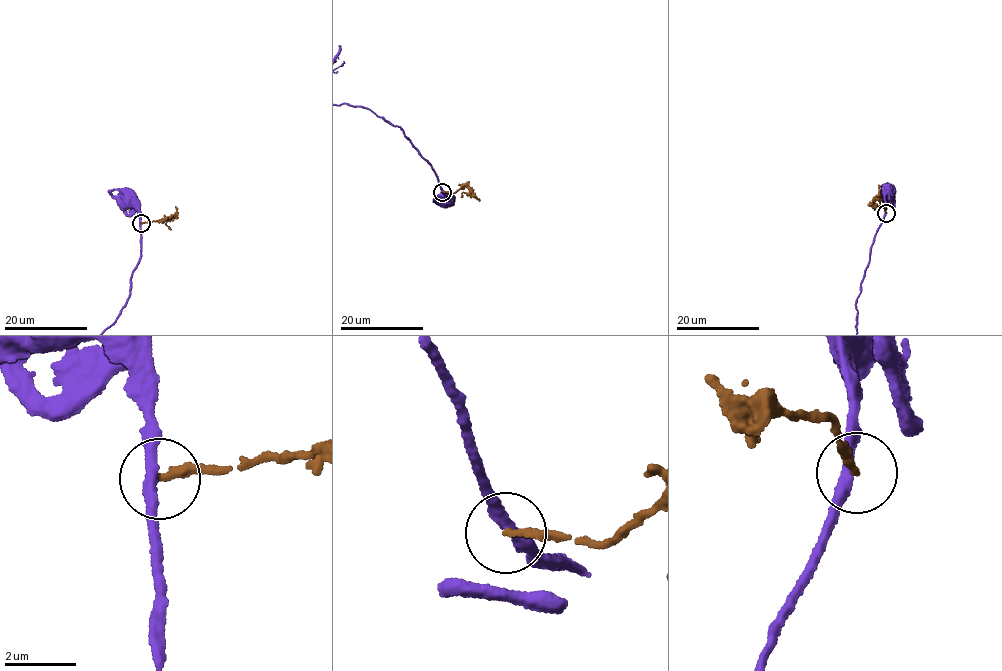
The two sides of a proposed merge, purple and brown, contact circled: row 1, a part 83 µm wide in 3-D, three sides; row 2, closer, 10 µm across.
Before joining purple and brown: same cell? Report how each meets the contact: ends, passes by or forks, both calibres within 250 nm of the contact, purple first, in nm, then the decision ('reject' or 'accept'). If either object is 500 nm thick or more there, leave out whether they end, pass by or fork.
purple passes by; brown ends there; 280 nm thick on the purple side, 200 nm on the other; reject

